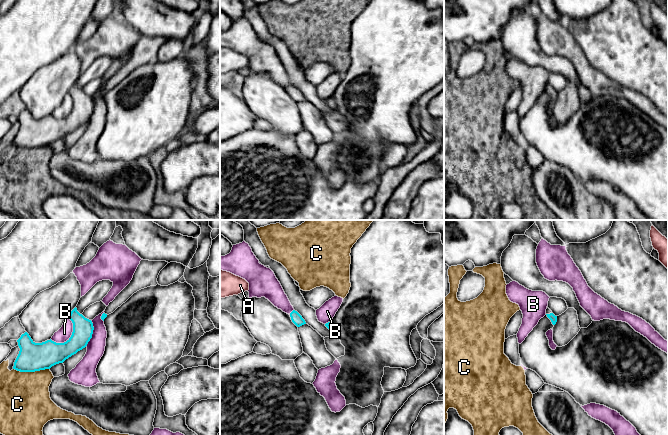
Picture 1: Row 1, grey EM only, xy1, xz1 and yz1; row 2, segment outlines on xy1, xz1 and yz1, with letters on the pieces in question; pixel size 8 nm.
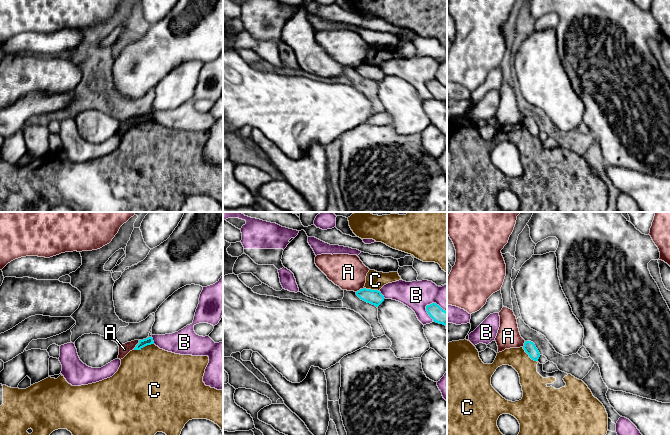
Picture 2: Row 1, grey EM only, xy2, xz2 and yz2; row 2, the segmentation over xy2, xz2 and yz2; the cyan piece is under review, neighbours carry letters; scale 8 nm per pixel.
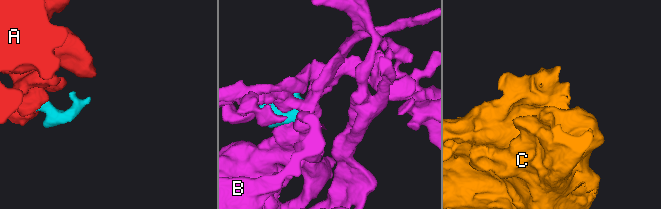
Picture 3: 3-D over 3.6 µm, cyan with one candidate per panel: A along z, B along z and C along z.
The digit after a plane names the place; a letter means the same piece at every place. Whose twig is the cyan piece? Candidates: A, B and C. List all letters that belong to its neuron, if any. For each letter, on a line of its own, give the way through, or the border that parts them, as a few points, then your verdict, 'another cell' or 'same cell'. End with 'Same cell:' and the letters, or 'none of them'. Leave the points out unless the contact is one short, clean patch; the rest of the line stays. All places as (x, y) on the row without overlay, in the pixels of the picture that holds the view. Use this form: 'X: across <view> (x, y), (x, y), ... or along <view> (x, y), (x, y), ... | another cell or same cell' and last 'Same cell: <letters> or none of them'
A: along xy2 (139, 116), (133, 125) | another cell
B: another cell
C: another cell
Same cell: none of them

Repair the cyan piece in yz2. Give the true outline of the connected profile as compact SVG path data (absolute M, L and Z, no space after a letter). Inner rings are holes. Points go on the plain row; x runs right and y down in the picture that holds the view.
M525 117L523 125L532 136L538 137L540 133L540 129L533 118Z

